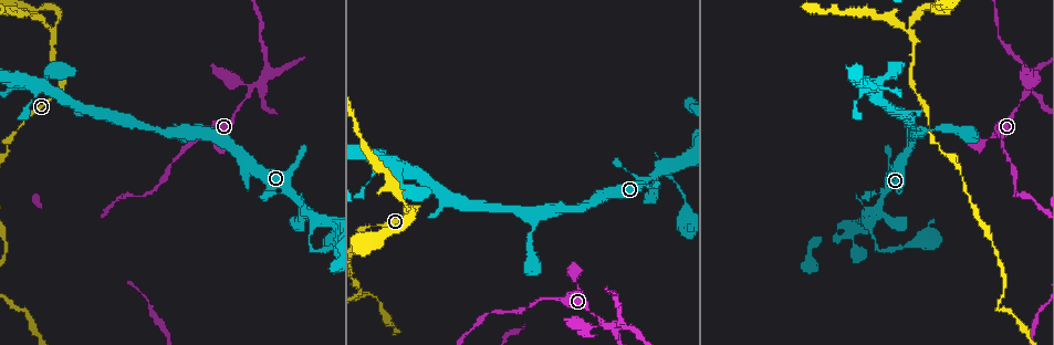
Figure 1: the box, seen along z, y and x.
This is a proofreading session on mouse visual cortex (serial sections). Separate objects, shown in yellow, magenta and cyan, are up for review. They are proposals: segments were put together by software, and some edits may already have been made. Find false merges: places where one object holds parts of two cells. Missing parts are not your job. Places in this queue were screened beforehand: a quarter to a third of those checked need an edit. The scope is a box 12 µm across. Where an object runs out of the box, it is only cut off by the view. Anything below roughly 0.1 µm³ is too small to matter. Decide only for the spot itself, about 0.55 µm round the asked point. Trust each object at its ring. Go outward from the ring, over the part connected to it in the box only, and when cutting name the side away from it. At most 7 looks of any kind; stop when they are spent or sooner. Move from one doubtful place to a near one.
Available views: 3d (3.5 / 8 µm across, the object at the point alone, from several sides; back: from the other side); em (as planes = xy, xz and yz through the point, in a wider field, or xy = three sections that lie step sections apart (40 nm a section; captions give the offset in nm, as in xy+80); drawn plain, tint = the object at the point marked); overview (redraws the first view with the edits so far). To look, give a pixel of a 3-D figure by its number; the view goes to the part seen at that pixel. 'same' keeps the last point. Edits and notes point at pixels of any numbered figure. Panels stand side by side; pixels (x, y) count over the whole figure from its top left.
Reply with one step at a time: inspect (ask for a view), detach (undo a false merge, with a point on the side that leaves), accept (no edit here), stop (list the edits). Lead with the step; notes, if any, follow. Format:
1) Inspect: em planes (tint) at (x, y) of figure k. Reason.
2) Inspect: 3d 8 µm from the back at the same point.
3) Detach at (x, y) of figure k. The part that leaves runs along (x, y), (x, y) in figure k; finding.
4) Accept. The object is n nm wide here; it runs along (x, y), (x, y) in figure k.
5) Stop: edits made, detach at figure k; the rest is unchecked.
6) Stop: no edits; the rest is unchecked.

Inspect: 3d 8 µm at (309, 244) of figure 1. Sharp bend.

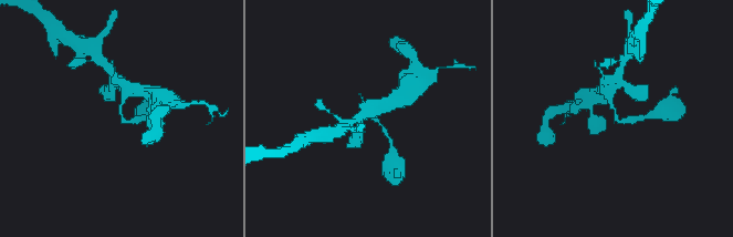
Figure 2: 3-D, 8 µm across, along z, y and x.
Inspect: em xy step 2 (tint) at (616, 116) of figure 2. Now the EM.

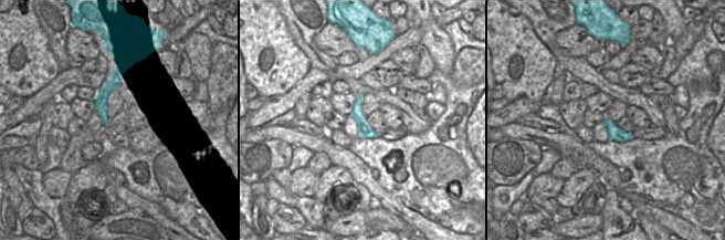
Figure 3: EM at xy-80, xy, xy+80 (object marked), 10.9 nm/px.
Accept. The arms are 200, 350 nm wide; it runs along (118, 75), (102, 96), (105, 121) in figure 3; all the same cell.

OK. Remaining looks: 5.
Inspect: 3d 3.5 µm at (19, 128) of figure 1. A narrow waist.

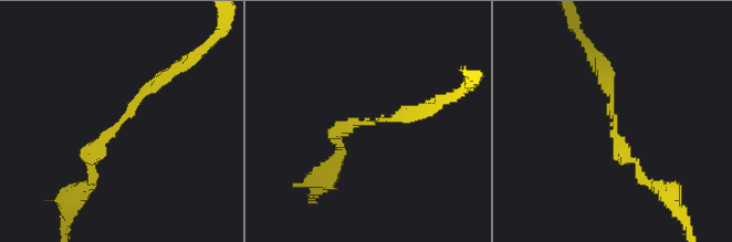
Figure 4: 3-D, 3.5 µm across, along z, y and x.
Inspect: em planes (tint) at (369, 118) of figure 4. The arms are 150, 200 nm wide; need the tissue.

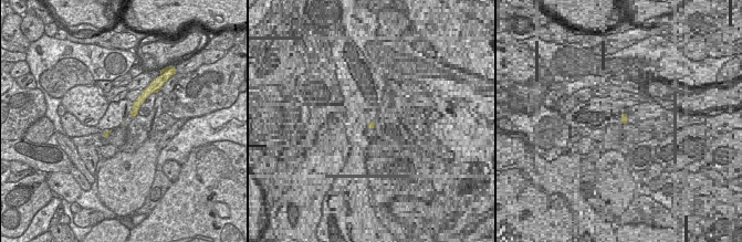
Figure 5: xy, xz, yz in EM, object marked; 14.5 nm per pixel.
Accept. The object is 120 nm wide here; it runs along (173, 70), (97, 144), (91, 175) in figure 4; all the same cell.

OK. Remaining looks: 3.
Inspect: 3d 3.5 µm at (411, 206) of figure 1. Three arms meet.

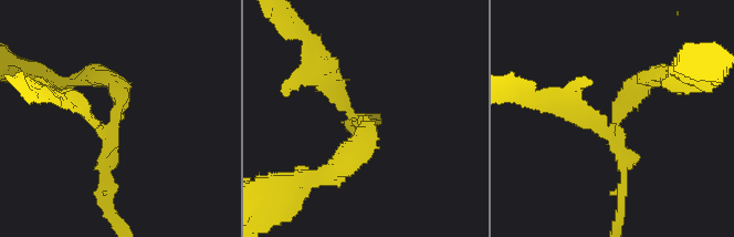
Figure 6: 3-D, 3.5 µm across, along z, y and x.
Inspect: em xy step 5 (tint) at (611, 136) of figure 6. 3 arms meet here; the arms are 150, 150, 250 nm wide.

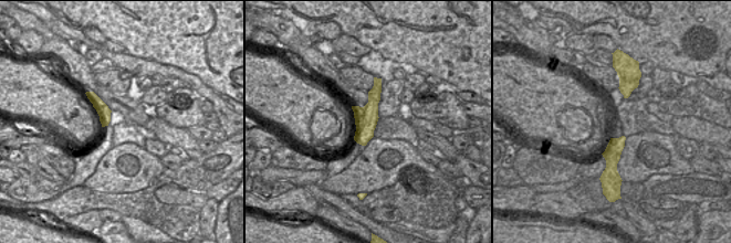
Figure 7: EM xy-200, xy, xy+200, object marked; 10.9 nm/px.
Detach at (94, 122) of figure 6. A border runs along (364, 106), (364, 122), (356, 126) in figure 7; a second cell is stuck on.

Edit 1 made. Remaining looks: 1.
Stop: edits made, detach at figure 6; the rest is unchecked.

